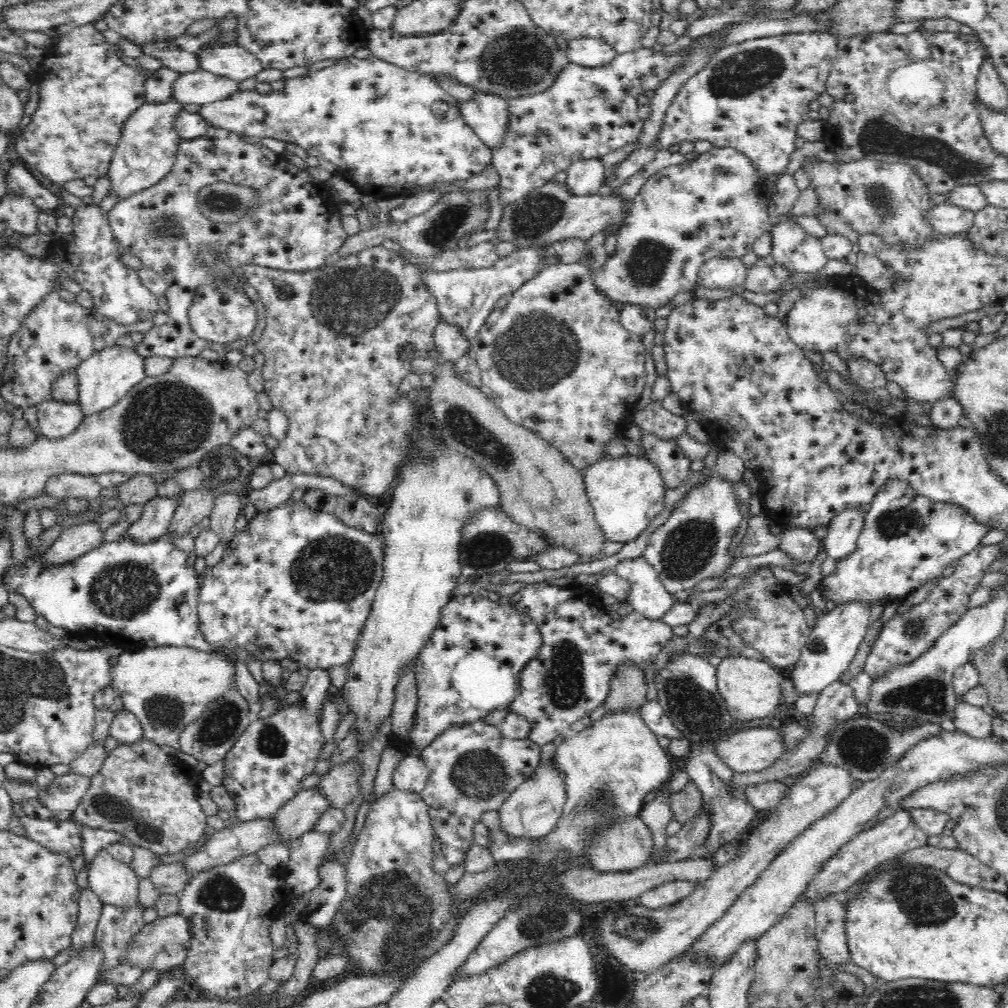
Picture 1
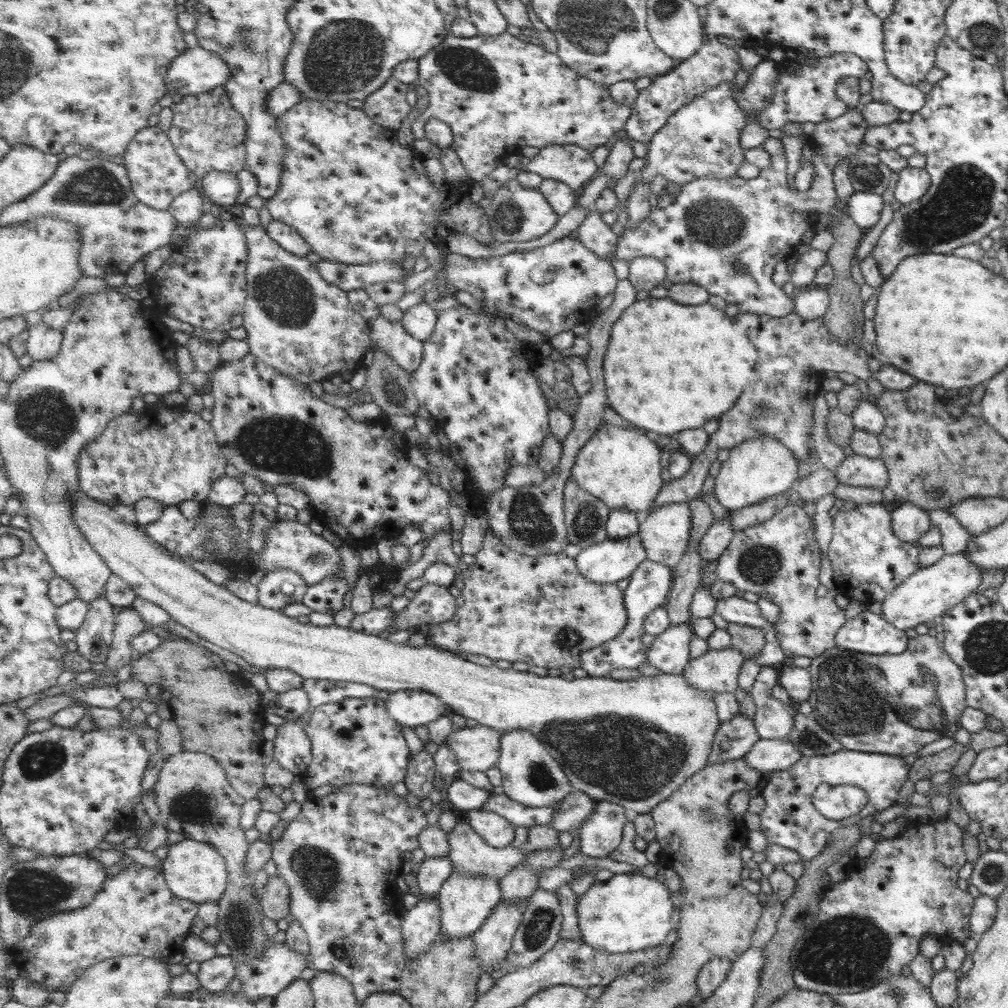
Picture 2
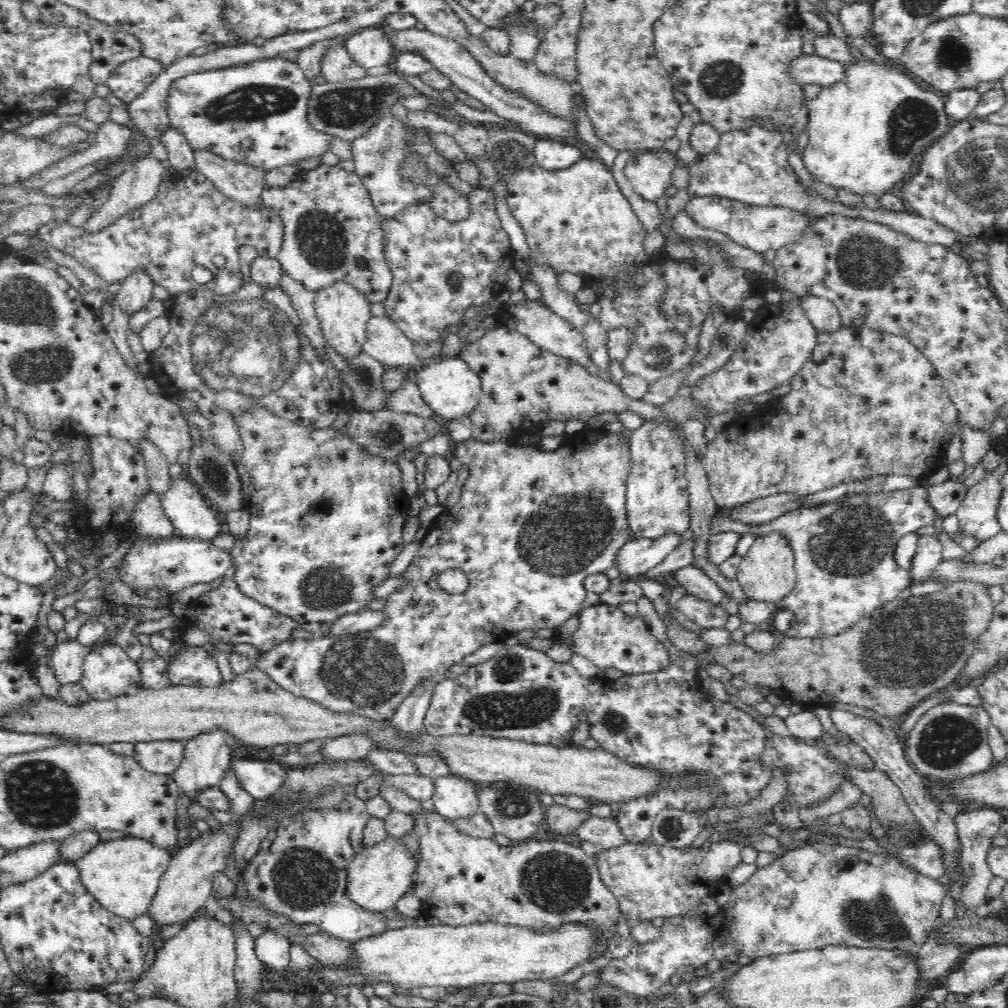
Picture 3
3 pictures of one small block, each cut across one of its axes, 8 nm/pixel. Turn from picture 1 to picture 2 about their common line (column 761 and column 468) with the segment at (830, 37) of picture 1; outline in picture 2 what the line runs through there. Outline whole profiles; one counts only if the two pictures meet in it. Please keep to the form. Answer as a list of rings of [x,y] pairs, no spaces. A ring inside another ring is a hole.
[[[503,33],[501,37],[479,34],[467,39],[450,35],[434,51],[419,59],[419,80],[415,84],[428,91],[429,104],[412,122],[412,135],[416,140],[426,138],[428,120],[443,120],[454,132],[453,147],[467,167],[469,176],[480,182],[498,167],[499,160],[516,158],[525,146],[542,149],[551,144],[577,144],[593,152],[626,128],[634,106],[615,101],[610,85],[581,75],[557,53],[547,52],[542,45],[531,44],[523,36]]]

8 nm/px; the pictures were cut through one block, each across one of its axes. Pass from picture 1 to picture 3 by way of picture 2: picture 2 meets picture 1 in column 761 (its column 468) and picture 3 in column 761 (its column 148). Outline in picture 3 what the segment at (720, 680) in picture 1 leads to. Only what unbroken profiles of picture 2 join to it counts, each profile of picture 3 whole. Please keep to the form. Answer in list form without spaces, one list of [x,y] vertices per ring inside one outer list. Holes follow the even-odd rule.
[[[768,532],[766,536],[757,536],[751,544],[739,564],[736,578],[751,600],[770,602],[779,607],[779,602],[792,592],[797,582],[795,566],[794,549],[789,537],[784,532]]]

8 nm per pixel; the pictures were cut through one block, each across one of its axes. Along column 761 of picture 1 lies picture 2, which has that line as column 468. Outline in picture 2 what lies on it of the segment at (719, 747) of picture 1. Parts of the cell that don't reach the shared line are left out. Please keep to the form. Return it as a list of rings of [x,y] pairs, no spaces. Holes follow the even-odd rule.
[[[483,724],[461,727],[447,739],[446,745],[455,752],[461,770],[490,771],[502,755],[502,736],[495,728]]]

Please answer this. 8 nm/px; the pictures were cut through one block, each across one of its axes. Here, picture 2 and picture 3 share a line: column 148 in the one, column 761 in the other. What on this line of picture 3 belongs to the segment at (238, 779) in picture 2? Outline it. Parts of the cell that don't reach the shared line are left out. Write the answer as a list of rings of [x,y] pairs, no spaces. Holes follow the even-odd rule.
[[[954,582],[946,585],[944,591],[932,594],[926,594],[923,596],[911,596],[908,599],[901,599],[900,597],[893,602],[884,604],[881,608],[873,610],[873,612],[859,620],[854,626],[843,630],[835,635],[827,637],[814,637],[814,638],[792,638],[785,636],[782,642],[776,646],[776,650],[771,653],[756,652],[753,648],[750,648],[744,642],[728,642],[726,646],[713,647],[712,659],[720,666],[728,668],[732,675],[740,676],[742,680],[745,680],[748,685],[762,685],[771,688],[771,692],[776,694],[782,700],[791,700],[794,704],[800,706],[820,706],[828,700],[834,702],[842,702],[842,704],[852,704],[852,706],[858,706],[858,708],[864,708],[864,710],[870,710],[874,714],[880,714],[880,716],[886,716],[893,720],[901,720],[903,716],[918,703],[926,700],[933,692],[937,693],[941,690],[949,688],[958,679],[964,667],[969,662],[970,656],[974,654],[974,648],[977,640],[988,630],[990,622],[993,618],[994,605],[986,593],[986,585],[976,584],[975,582]]]

